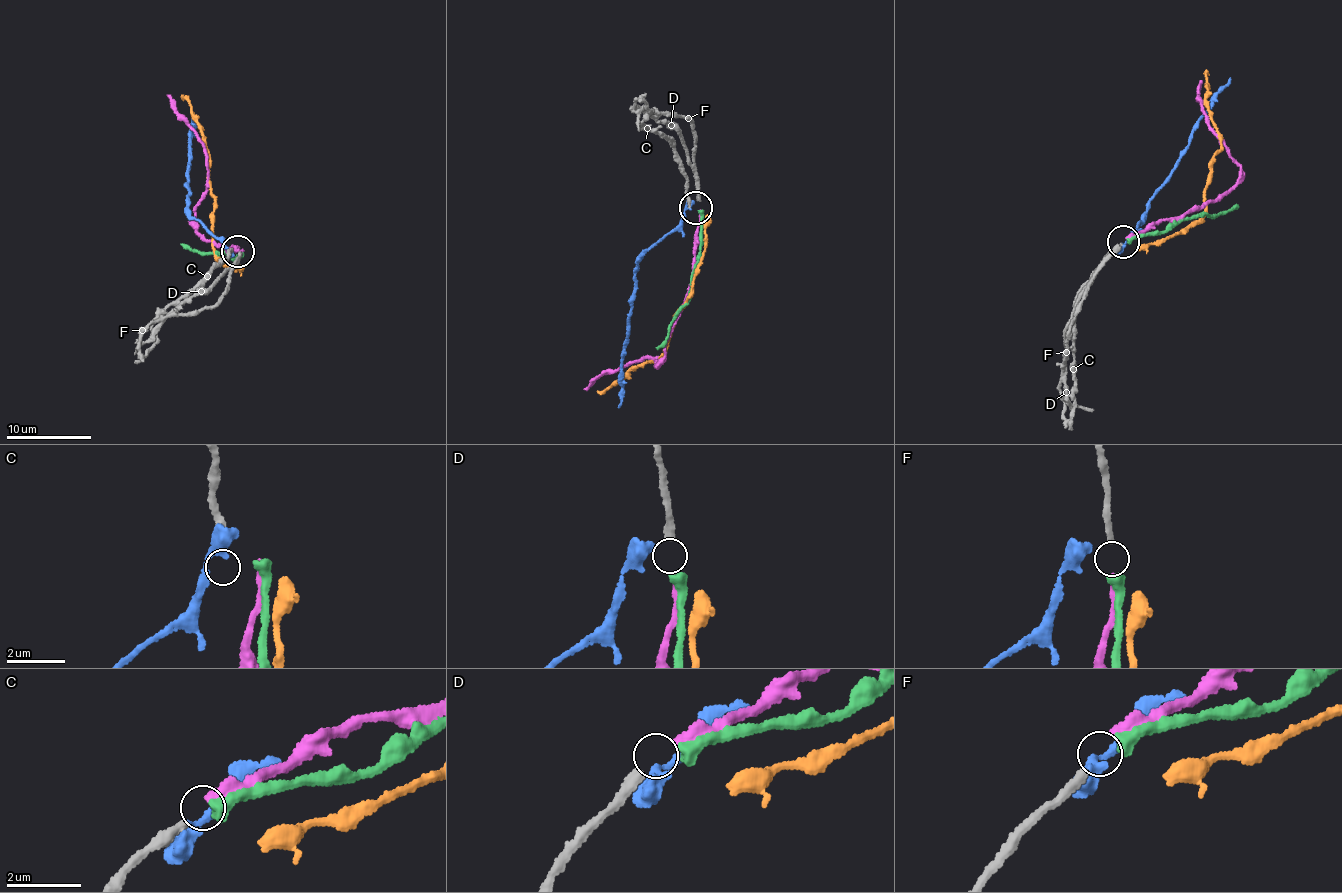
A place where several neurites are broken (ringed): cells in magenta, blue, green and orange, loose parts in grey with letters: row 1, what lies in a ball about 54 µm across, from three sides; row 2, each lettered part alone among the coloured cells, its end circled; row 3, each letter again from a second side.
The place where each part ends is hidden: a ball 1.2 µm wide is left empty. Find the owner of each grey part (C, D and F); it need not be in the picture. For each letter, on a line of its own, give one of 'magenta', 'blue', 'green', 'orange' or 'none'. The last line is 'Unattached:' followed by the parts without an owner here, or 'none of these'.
C: none
D: magenta
F: green
Unattached: C

